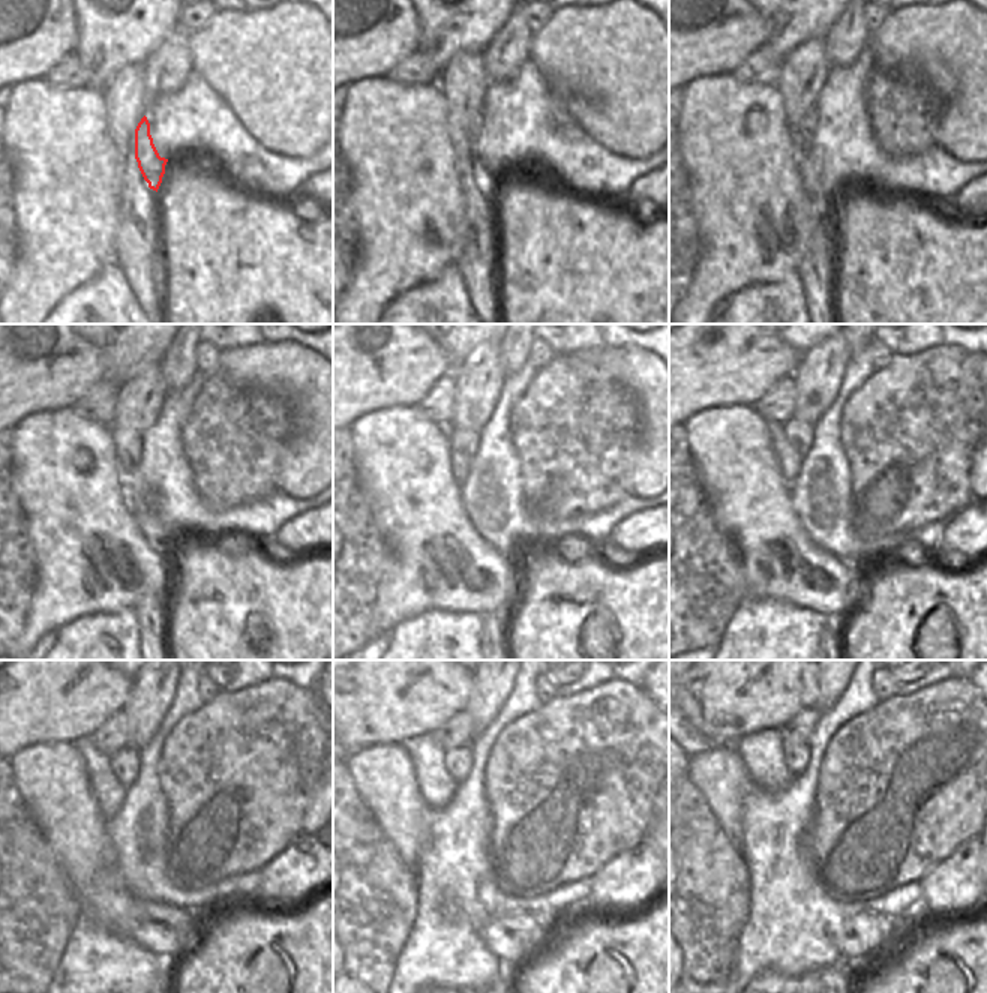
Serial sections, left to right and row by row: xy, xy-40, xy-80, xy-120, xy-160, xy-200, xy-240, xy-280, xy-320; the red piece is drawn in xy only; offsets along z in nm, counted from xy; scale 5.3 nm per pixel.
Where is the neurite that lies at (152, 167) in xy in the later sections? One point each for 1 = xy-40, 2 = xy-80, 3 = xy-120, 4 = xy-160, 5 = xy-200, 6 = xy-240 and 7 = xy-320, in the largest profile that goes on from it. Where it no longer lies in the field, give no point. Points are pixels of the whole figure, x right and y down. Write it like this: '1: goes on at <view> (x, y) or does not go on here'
1: goes on at xy-40 (477, 120)
2: goes on at xy-80 (807, 125)
3: goes on at xy-120 (126, 443)
4: goes on at xy-160 (465, 443)
5: goes on at xy-200 (798, 434)
6: goes on at xy-240 (125, 762)
7: goes on at xy-320 (795, 753)

